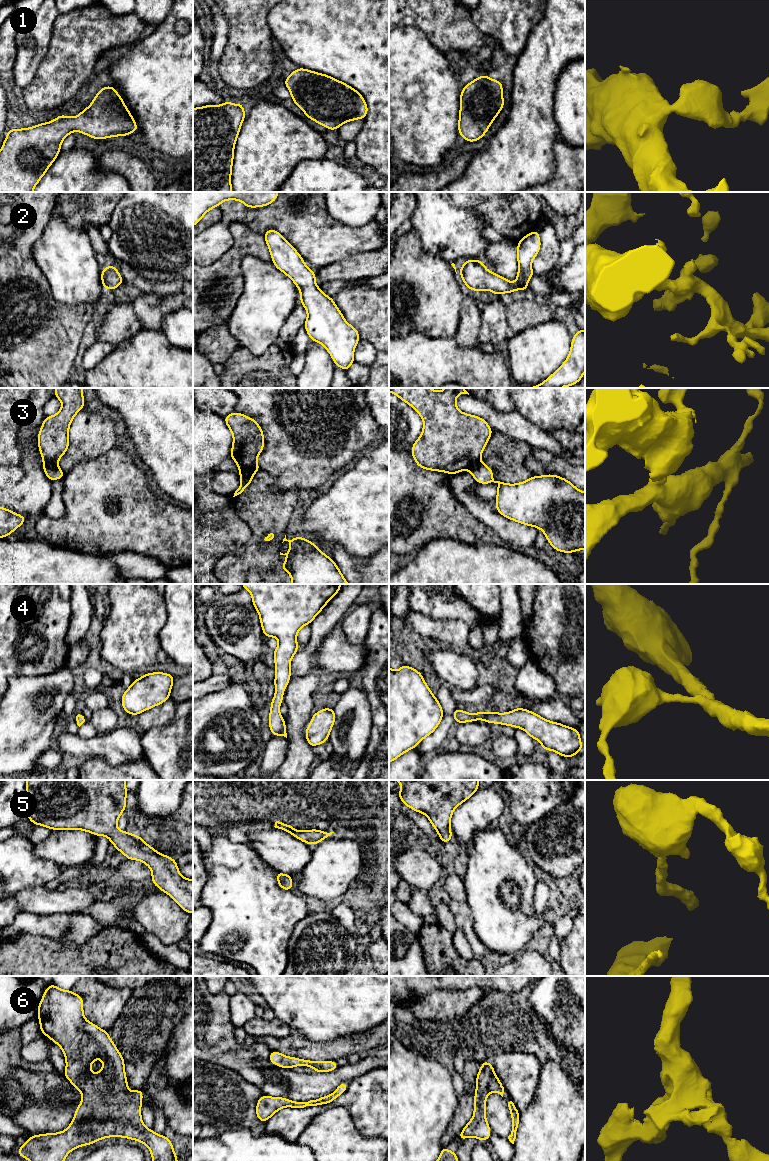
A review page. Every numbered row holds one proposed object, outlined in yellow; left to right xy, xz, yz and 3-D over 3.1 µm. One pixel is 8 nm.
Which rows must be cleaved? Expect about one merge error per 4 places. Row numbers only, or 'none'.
3

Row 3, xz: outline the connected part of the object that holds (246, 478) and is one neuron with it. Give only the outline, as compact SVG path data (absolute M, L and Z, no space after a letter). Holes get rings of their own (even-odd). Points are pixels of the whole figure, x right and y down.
M239 473L239 475L240 475L241 483L239 488L235 491L233 497L241 494L245 490L245 488L250 485L254 477L254 474L251 473Z

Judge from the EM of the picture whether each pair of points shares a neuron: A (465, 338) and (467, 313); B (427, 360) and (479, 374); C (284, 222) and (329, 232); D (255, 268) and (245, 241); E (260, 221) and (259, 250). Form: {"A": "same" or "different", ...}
{"A": "same", "B": "same", "C": "same", "D": "different", "E": "different"}

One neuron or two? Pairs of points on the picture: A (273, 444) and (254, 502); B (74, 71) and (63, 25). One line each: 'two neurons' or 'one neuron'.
A: two neurons
B: one neuron

